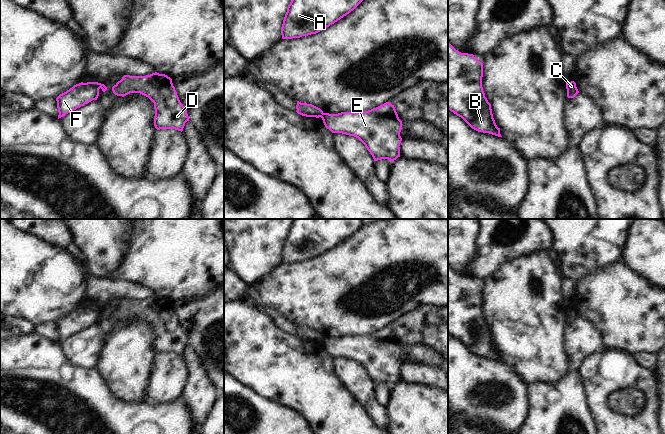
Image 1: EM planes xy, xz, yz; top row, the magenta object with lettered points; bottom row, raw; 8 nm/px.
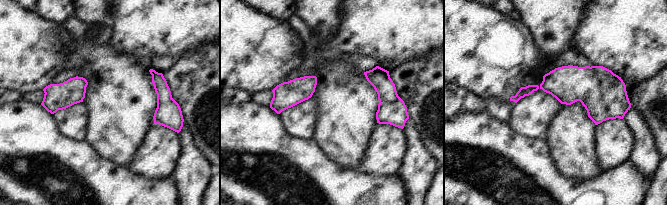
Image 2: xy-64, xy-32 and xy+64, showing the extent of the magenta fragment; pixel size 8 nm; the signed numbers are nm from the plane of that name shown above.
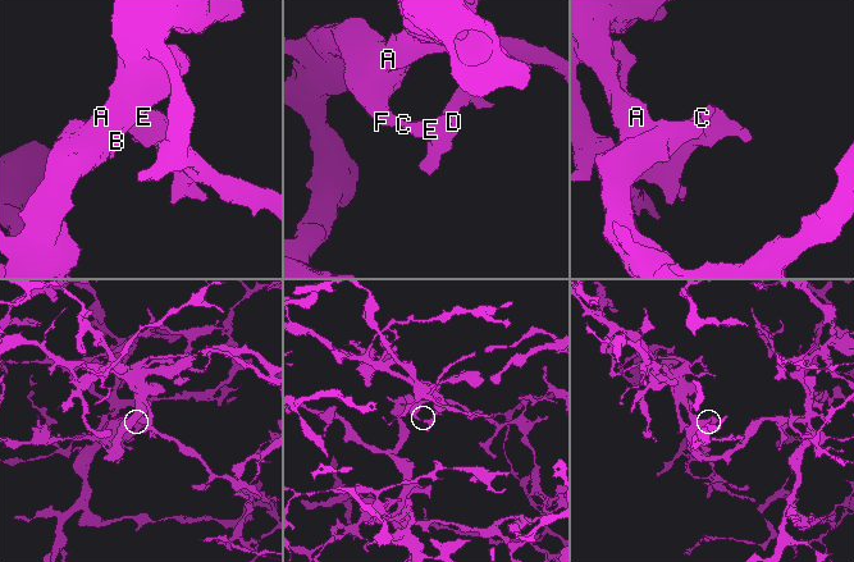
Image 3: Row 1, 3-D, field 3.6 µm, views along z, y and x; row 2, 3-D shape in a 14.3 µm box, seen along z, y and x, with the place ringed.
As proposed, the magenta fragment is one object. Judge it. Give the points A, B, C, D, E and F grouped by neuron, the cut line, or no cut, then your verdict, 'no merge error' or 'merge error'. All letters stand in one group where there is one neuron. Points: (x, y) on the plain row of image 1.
A B F / C D E | xz (323, 337), (320, 340) | merge error

